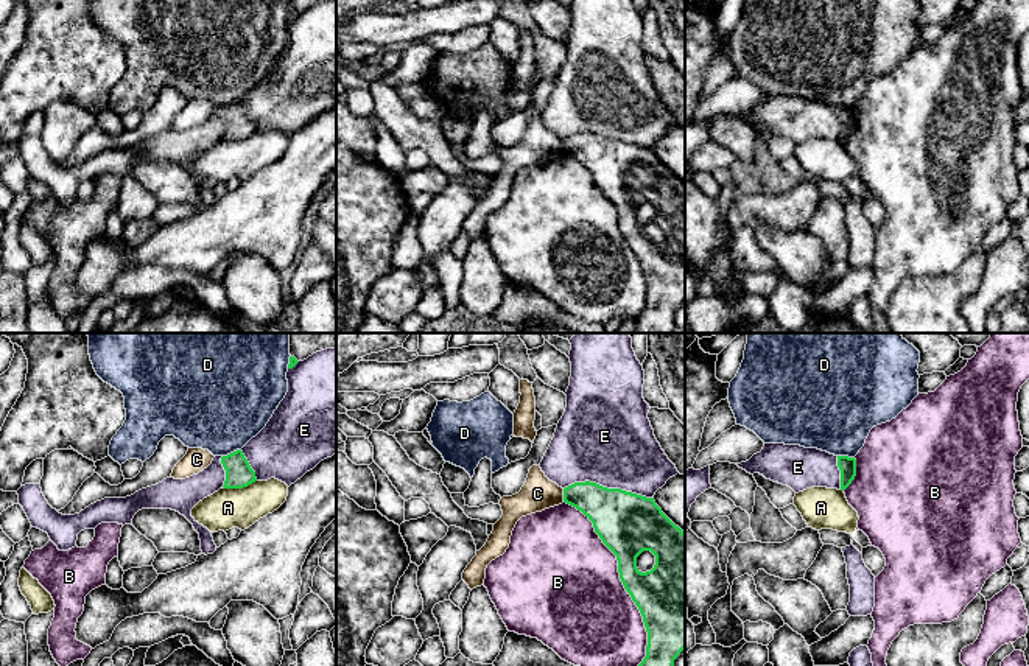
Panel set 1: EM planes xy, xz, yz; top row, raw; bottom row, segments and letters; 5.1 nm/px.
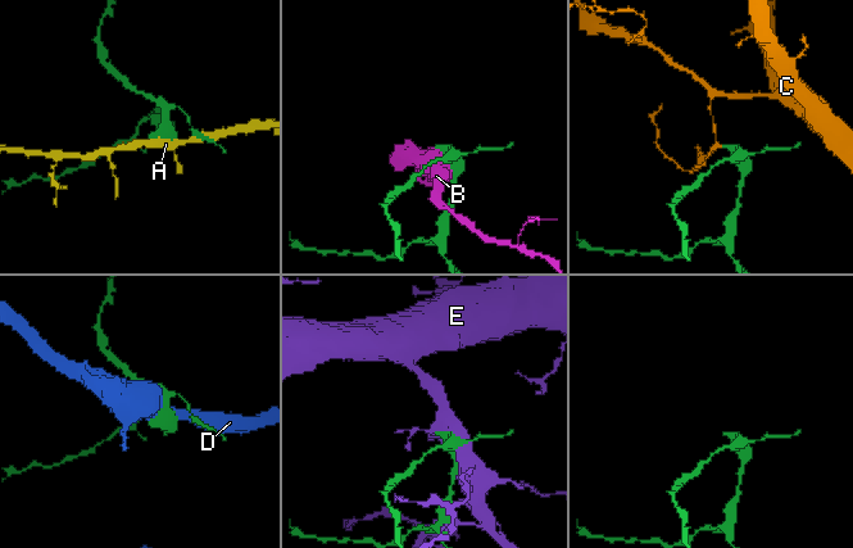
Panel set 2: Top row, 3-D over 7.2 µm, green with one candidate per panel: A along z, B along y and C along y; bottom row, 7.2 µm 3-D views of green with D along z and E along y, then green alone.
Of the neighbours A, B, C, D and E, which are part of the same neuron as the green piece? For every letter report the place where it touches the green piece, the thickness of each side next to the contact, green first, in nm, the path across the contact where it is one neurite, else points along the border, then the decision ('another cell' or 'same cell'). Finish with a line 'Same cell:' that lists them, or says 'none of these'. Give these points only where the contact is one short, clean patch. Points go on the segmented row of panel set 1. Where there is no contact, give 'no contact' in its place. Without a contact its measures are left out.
A: contact xy (238, 487); calibres 140 and 200 nm; another cell
B: contact xz (621, 581); calibres 320 and 500 nm; another cell
C: contact xz (564, 495); calibres 220 and 170 nm; border xz (562, 489), (564, 501); another cell
D: contact xy (231, 453); calibres 140 and 460 nm; another cell
E: contact xz (609, 489); calibres 320 and 460 nm; another cell
Same cell: none of these

